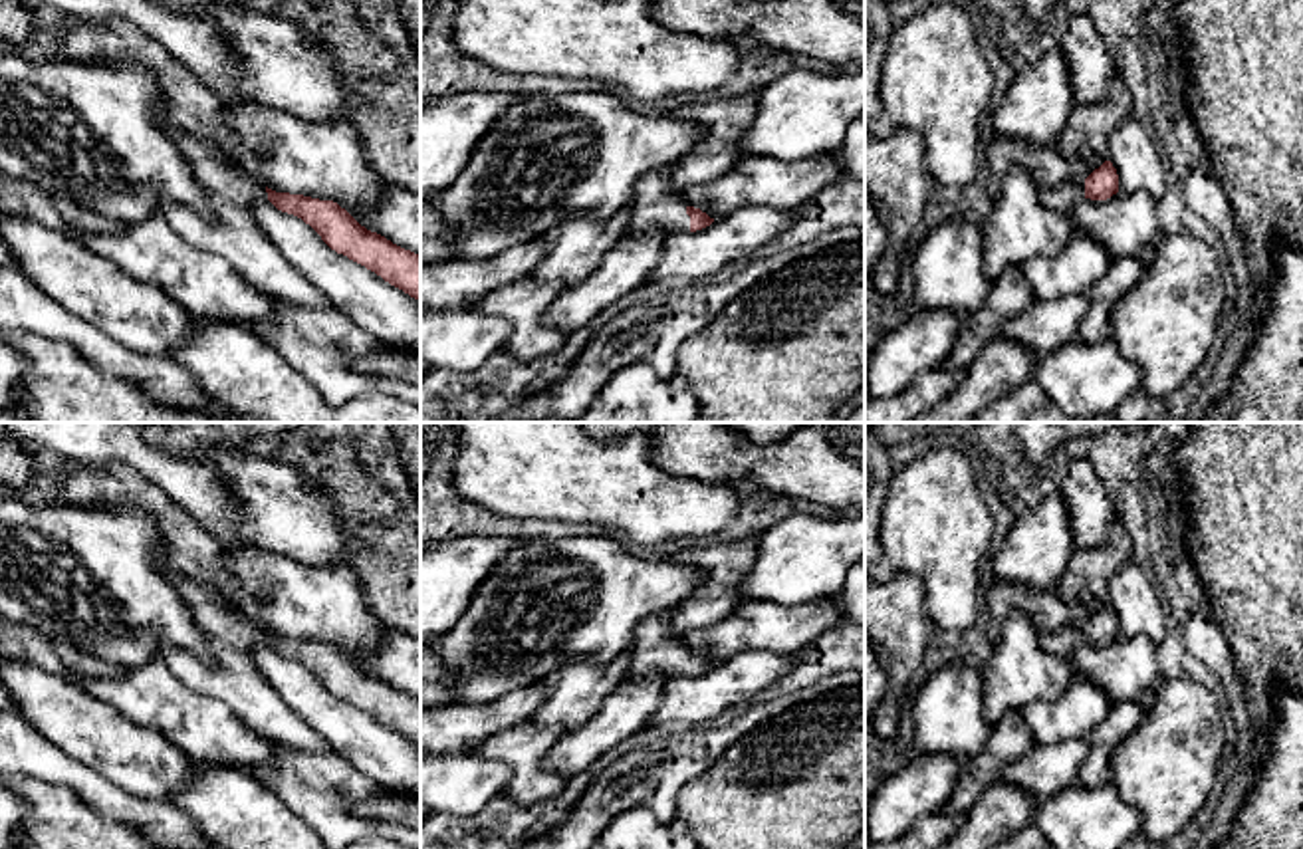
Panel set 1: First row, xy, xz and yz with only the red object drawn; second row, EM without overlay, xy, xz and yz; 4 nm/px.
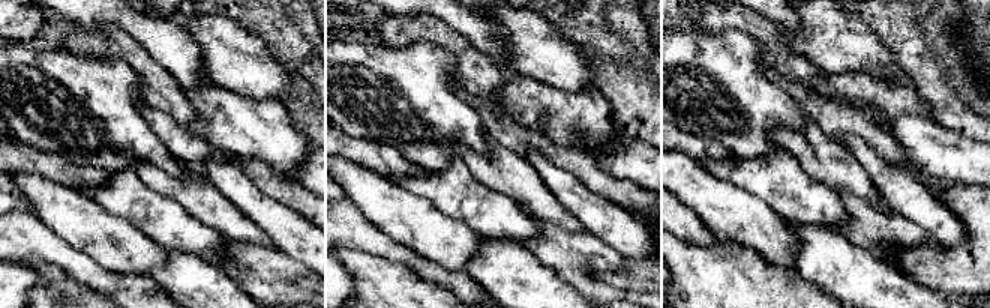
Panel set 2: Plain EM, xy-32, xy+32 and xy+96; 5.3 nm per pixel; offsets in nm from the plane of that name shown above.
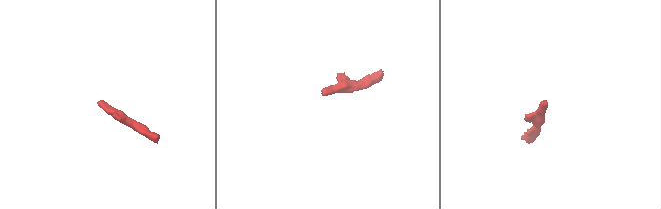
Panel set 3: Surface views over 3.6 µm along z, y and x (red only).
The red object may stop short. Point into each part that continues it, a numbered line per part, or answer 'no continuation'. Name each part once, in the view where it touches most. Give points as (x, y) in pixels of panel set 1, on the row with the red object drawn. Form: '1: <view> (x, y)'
1: xz (657, 205)

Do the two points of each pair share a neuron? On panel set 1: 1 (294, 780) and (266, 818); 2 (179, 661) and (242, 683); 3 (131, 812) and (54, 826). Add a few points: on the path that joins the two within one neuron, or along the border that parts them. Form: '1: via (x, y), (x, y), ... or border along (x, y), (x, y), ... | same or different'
1: border along (254, 774), (314, 828) | different
2: via (195, 673), (227, 677) | same
3: border along (68, 788), (96, 810), (137, 828) | different

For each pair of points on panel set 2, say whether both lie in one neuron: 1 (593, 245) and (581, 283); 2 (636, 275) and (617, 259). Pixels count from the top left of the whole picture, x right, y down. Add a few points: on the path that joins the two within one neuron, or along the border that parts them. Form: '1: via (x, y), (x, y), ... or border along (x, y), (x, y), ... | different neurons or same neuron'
1: via (584, 254), (581, 257), (581, 274) | same neuron
2: border along (585, 263), (603, 281), (615, 287), (644, 290) | different neurons

